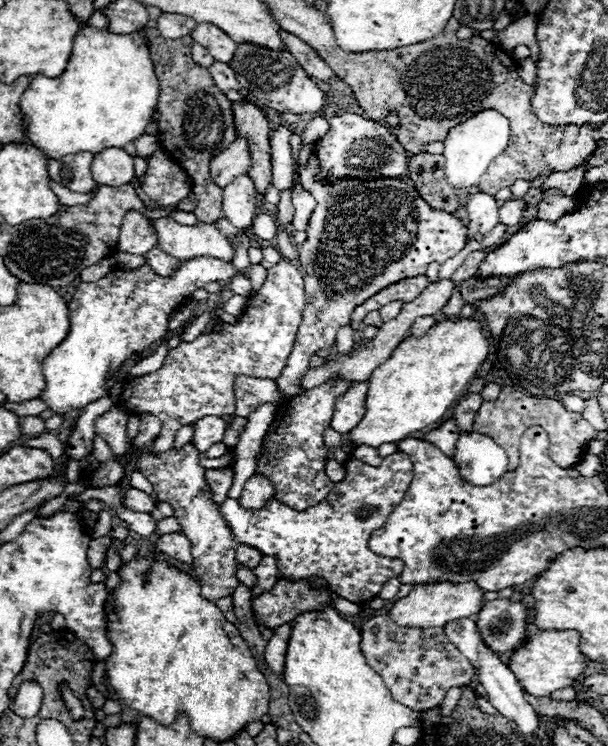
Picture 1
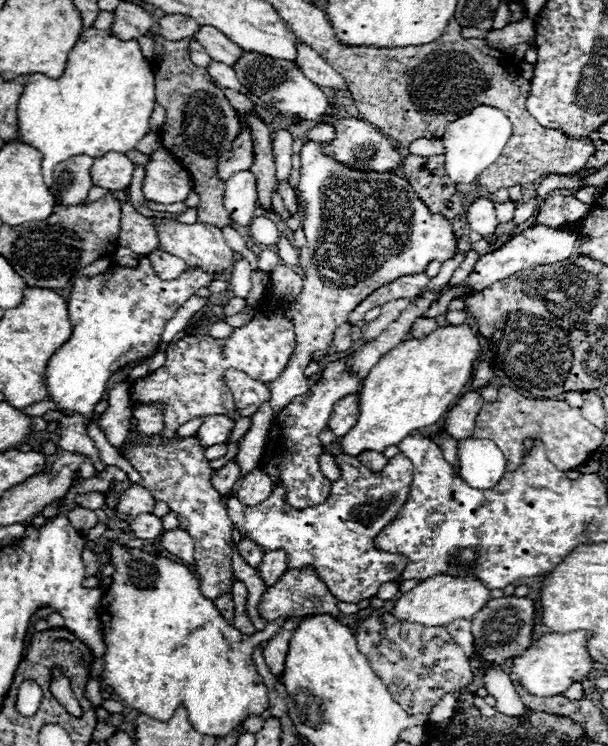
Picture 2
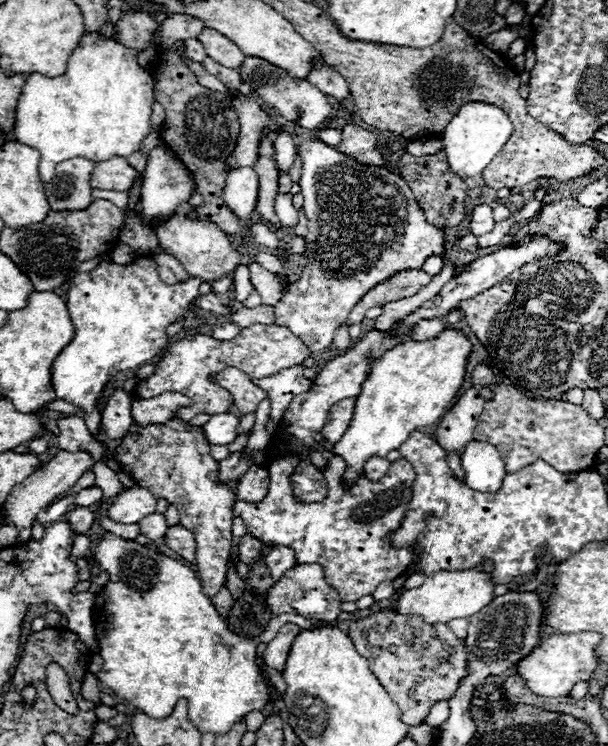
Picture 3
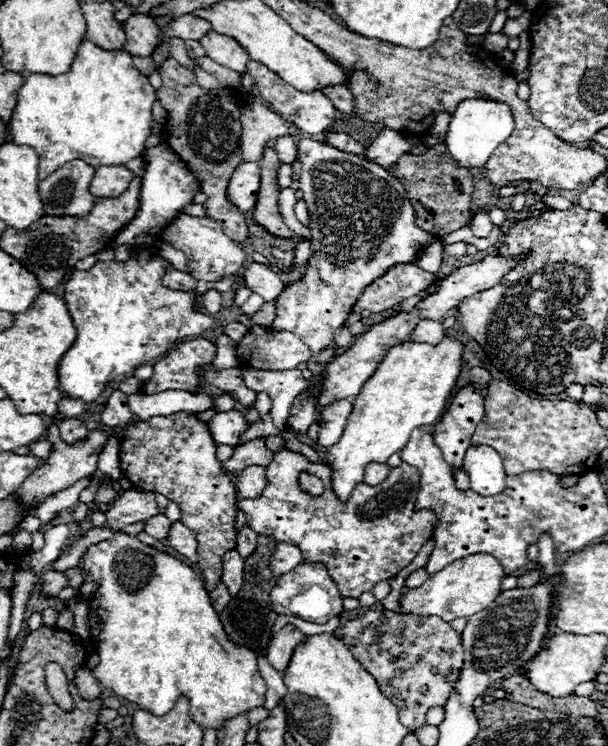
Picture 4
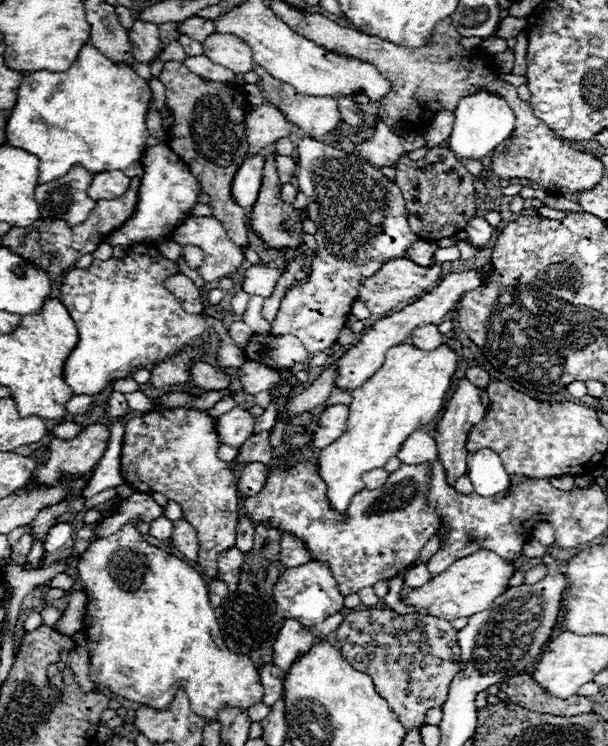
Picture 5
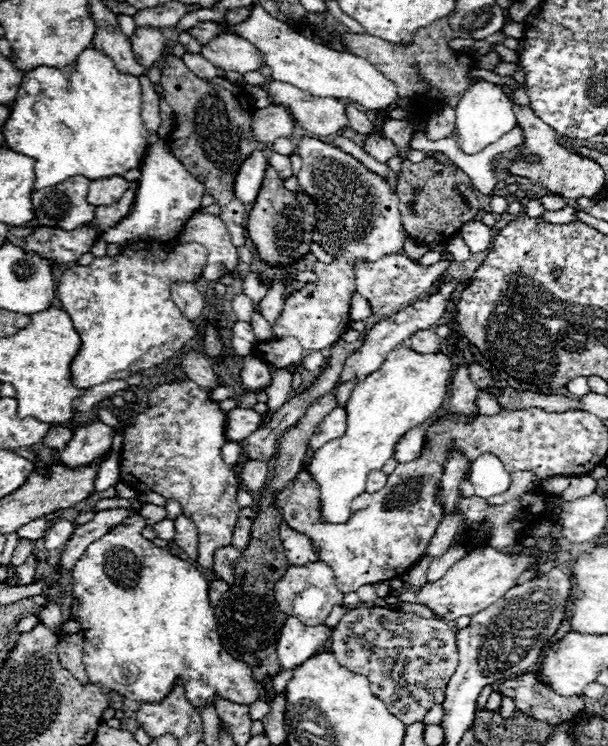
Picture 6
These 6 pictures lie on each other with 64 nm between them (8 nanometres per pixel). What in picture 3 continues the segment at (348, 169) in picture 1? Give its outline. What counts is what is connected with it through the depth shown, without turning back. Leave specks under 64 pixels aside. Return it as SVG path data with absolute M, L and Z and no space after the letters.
M346 124L342 130L342 144L336 146L336 150L346 152L346 156L352 156L362 164L370 164L370 166L386 164L376 136L360 126Z

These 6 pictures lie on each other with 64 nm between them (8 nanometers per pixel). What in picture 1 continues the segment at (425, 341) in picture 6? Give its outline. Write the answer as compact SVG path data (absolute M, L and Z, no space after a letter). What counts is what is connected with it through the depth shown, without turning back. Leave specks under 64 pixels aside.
M424 316L424 318L416 320L416 324L412 324L410 334L412 334L412 336L416 336L416 338L420 338L420 336L424 336L424 334L434 326L434 324L436 324L436 320L434 320L432 316Z

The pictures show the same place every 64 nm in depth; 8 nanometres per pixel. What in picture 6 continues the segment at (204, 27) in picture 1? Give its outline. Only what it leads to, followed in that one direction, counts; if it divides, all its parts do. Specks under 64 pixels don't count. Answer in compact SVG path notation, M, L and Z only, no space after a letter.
M220 34L212 44L202 46L200 52L210 64L222 70L234 70L240 74L262 68L262 54L256 46L236 34Z

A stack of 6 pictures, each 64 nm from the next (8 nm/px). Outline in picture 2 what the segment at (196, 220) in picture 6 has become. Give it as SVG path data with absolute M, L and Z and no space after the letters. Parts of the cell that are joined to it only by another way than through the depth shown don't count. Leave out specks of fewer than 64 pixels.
M154 218L154 226L160 240L160 250L182 258L188 268L200 268L208 274L222 274L224 270L230 270L236 262L234 250L224 240L222 230L214 224L182 224L172 218Z

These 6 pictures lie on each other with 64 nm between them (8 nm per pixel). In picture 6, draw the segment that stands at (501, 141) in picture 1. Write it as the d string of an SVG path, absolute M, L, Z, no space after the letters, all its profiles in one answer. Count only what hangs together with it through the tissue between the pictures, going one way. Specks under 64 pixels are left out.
M480 80L476 84L470 84L466 94L460 98L456 106L456 132L460 138L458 148L466 154L476 154L488 144L496 142L502 134L510 132L516 126L516 116L512 108L512 100L502 90L502 84L492 84L488 80Z

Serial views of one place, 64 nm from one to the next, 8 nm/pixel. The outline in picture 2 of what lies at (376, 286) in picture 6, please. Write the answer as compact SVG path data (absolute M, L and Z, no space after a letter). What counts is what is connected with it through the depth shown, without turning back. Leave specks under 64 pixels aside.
M424 272L420 274L410 274L410 276L400 276L398 280L392 280L384 286L380 286L376 292L372 292L368 298L364 298L348 316L350 324L356 324L364 318L364 314L374 308L374 306L382 306L390 300L398 300L398 298L416 298L420 294L420 290L428 284L428 276Z

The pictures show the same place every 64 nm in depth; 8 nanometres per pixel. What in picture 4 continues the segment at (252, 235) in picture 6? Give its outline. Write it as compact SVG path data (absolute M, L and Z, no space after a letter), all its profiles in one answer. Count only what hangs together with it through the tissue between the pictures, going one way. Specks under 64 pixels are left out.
M268 148L260 160L260 192L258 192L258 202L252 212L252 220L262 226L270 236L274 238L296 238L296 234L284 224L280 210L278 210L278 166L280 160L272 148Z

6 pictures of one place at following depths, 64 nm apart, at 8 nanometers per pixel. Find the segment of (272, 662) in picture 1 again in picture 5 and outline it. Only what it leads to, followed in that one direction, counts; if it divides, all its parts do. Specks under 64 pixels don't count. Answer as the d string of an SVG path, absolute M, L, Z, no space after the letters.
M286 620L274 644L274 666L286 672L300 656L310 652L320 636L306 630L298 620Z

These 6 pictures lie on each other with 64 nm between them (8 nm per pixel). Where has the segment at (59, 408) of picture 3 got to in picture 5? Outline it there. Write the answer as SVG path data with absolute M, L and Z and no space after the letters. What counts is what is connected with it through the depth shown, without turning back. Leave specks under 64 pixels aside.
M80 394L80 396L74 396L70 402L68 402L68 412L70 414L84 414L90 410L90 404L94 402L94 396L86 396L86 394Z

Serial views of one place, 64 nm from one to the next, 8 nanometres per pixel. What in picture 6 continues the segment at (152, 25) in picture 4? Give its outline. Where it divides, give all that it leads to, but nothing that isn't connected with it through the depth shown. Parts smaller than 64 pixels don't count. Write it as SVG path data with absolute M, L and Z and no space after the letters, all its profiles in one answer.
M136 28L130 38L130 44L132 44L136 60L144 68L152 68L166 48L162 32L156 28Z

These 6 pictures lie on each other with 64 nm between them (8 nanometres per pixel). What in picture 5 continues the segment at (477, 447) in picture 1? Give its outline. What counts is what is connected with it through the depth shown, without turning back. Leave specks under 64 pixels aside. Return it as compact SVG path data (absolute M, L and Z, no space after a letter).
M484 448L476 454L468 454L468 478L478 496L494 496L504 492L510 484L510 476L502 466L496 452Z

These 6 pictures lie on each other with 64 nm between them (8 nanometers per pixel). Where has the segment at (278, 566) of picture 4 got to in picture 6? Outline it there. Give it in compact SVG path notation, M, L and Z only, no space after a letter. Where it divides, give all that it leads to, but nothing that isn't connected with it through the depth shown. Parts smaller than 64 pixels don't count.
M280 522L280 540L284 546L284 554L292 566L302 566L308 562L318 562L318 550L312 540L296 530L292 530L286 522Z

